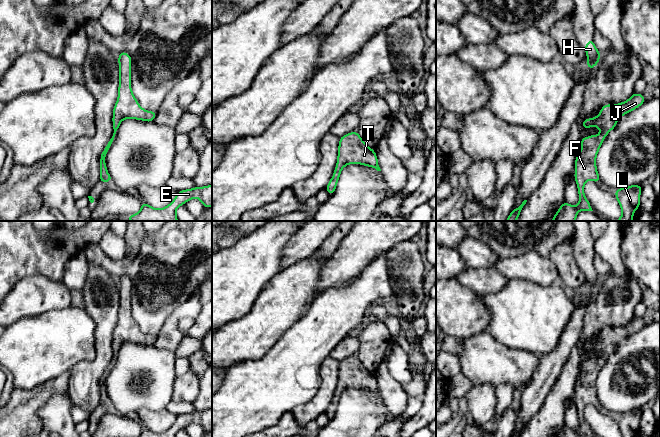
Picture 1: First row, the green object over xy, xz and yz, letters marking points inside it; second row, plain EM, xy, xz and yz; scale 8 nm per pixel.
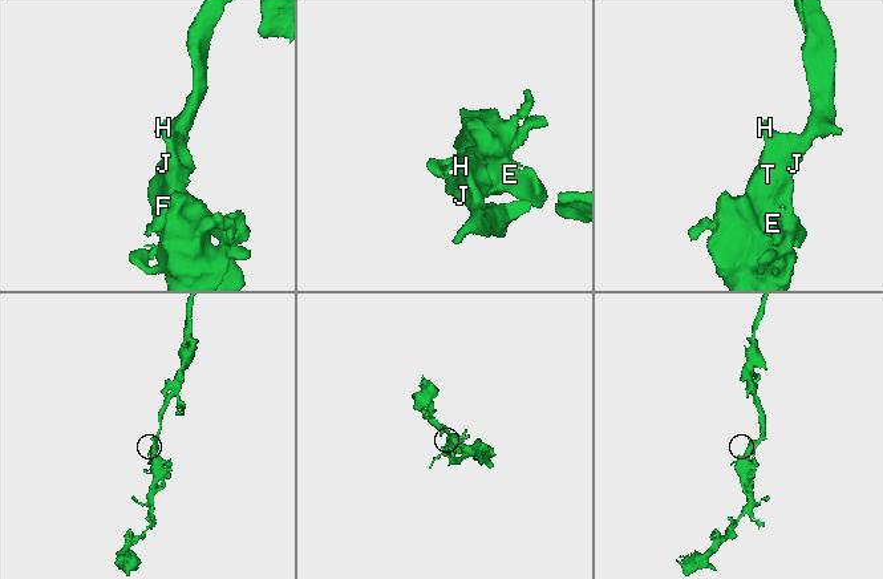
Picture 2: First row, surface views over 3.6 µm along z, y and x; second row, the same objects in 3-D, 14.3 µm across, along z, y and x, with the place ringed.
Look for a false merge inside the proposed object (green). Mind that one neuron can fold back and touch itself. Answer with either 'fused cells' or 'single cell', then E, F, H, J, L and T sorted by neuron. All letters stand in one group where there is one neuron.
single cell | E F H J L T

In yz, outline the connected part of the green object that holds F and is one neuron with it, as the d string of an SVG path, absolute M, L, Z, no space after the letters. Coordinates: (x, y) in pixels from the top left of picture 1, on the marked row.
M633 93L632 96L623 103L617 103L614 106L605 104L600 109L600 114L598 116L588 118L582 122L583 129L596 126L601 132L599 135L590 135L582 138L580 141L582 148L574 163L574 178L578 188L579 204L577 206L572 206L565 201L560 206L557 213L554 214L551 221L576 221L579 211L593 211L584 194L584 185L588 180L592 180L595 183L601 181L596 167L596 156L602 142L607 134L615 128L618 120L624 114L640 107L644 101L644 94Z

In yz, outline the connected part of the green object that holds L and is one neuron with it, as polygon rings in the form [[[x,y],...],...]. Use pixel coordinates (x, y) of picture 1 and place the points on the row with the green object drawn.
[[[631,185],[625,188],[618,188],[615,197],[622,210],[622,216],[615,221],[633,221],[633,214],[640,208],[640,194],[642,185]]]

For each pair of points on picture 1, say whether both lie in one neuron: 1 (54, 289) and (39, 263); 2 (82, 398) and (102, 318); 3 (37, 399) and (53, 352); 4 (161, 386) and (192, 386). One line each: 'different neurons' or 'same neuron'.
1: different neurons
2: same neuron
3: different neurons
4: different neurons

